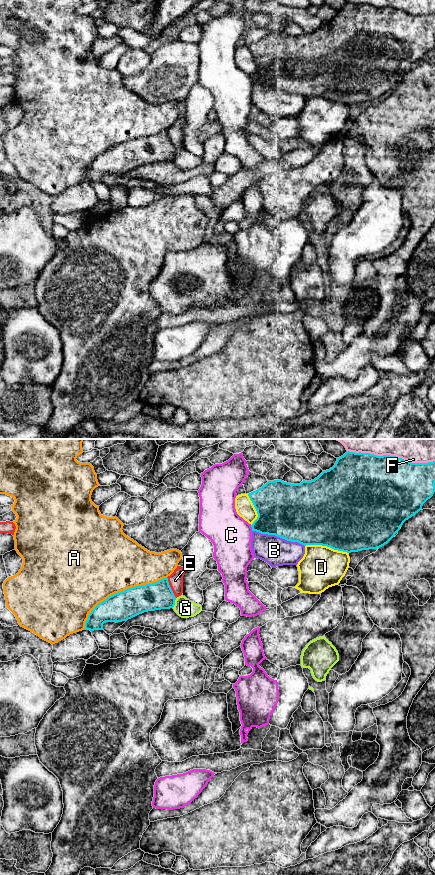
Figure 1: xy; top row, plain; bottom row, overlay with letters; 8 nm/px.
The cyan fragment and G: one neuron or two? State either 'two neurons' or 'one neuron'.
two neurons

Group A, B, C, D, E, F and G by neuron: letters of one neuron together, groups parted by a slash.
A / B / C / D / E / F / G

